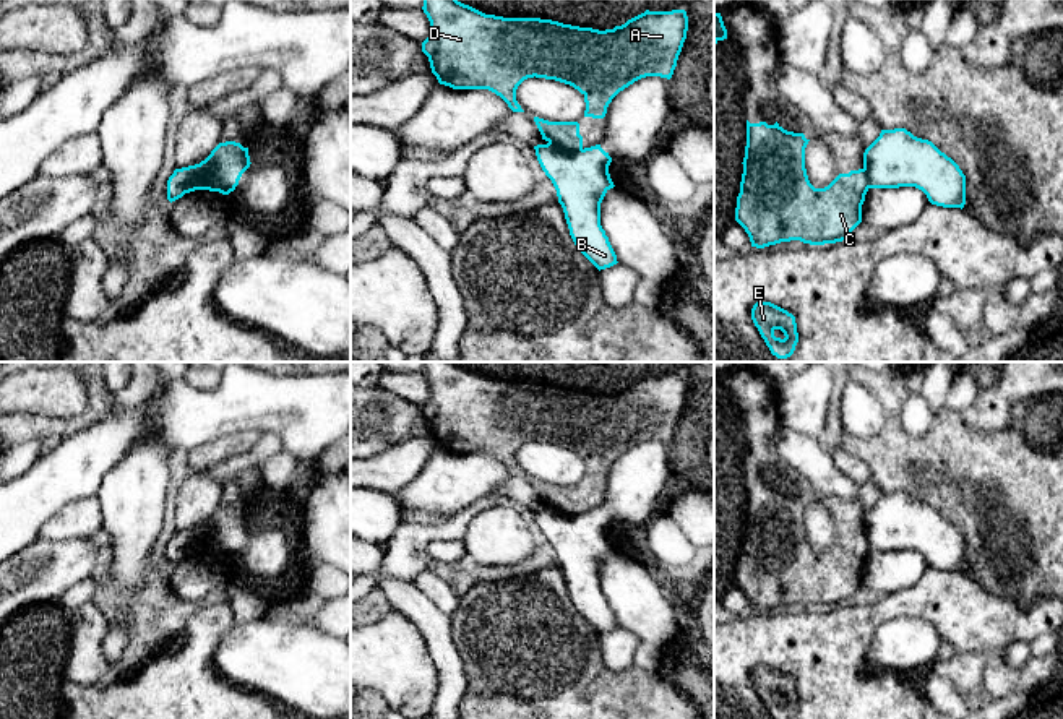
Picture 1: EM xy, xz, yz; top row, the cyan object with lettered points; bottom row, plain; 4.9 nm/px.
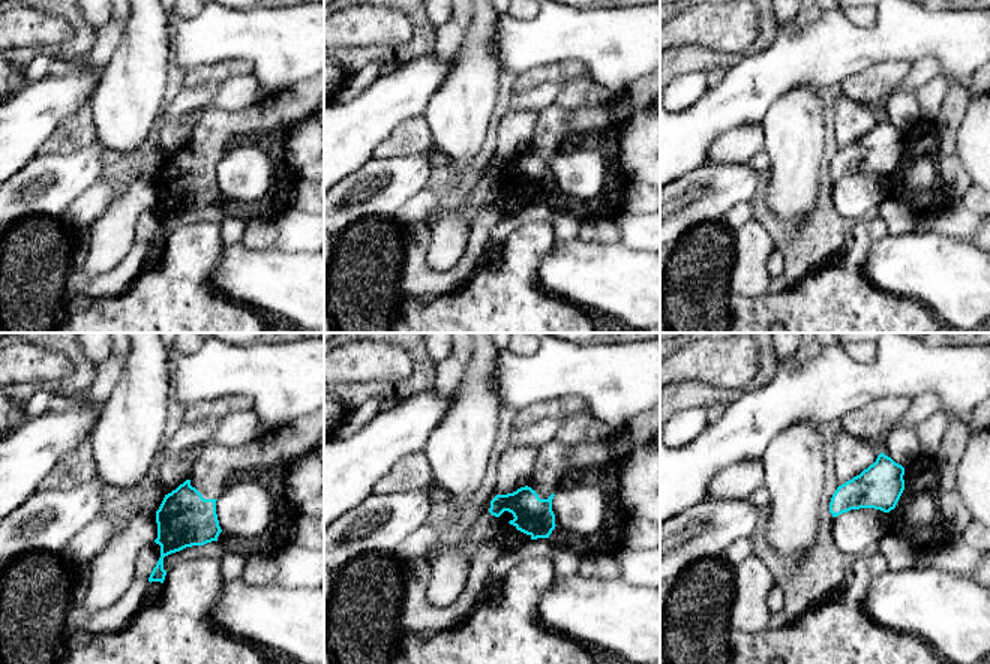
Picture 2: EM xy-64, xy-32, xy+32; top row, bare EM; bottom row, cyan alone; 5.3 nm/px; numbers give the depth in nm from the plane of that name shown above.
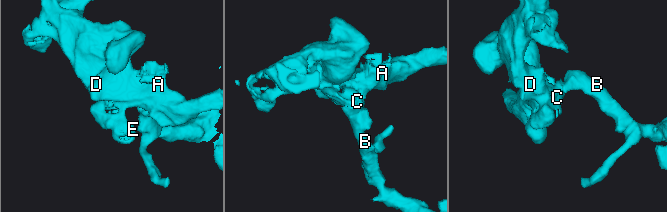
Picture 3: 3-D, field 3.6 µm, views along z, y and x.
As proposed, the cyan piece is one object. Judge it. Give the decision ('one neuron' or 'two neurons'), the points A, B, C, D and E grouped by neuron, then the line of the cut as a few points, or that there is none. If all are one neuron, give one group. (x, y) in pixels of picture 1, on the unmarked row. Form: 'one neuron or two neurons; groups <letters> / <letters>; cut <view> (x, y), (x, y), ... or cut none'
two neurons; groups A C D E / B; cut xz (549, 505), (562, 512), (581, 513)

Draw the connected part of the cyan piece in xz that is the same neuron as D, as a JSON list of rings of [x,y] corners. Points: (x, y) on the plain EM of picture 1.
[[[424,362],[430,398],[422,406],[432,437],[453,453],[488,453],[513,476],[524,476],[516,464],[518,450],[527,441],[555,443],[584,459],[584,480],[604,482],[612,463],[646,440],[670,443],[688,394],[685,373],[649,375],[613,393],[592,393],[540,381],[485,378],[456,362]]]

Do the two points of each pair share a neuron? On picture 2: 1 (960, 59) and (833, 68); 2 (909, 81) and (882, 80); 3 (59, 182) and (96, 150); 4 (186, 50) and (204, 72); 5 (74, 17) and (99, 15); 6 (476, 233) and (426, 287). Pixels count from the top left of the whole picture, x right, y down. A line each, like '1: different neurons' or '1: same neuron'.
1: same neuron
2: different neurons
3: same neuron
4: different neurons
5: different neurons
6: same neuron

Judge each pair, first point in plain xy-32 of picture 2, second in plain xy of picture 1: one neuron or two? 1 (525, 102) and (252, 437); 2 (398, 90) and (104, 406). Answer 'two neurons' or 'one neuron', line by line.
1: two neurons
2: two neurons

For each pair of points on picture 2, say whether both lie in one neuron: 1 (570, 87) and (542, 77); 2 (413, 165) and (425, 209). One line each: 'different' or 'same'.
1: different
2: different

